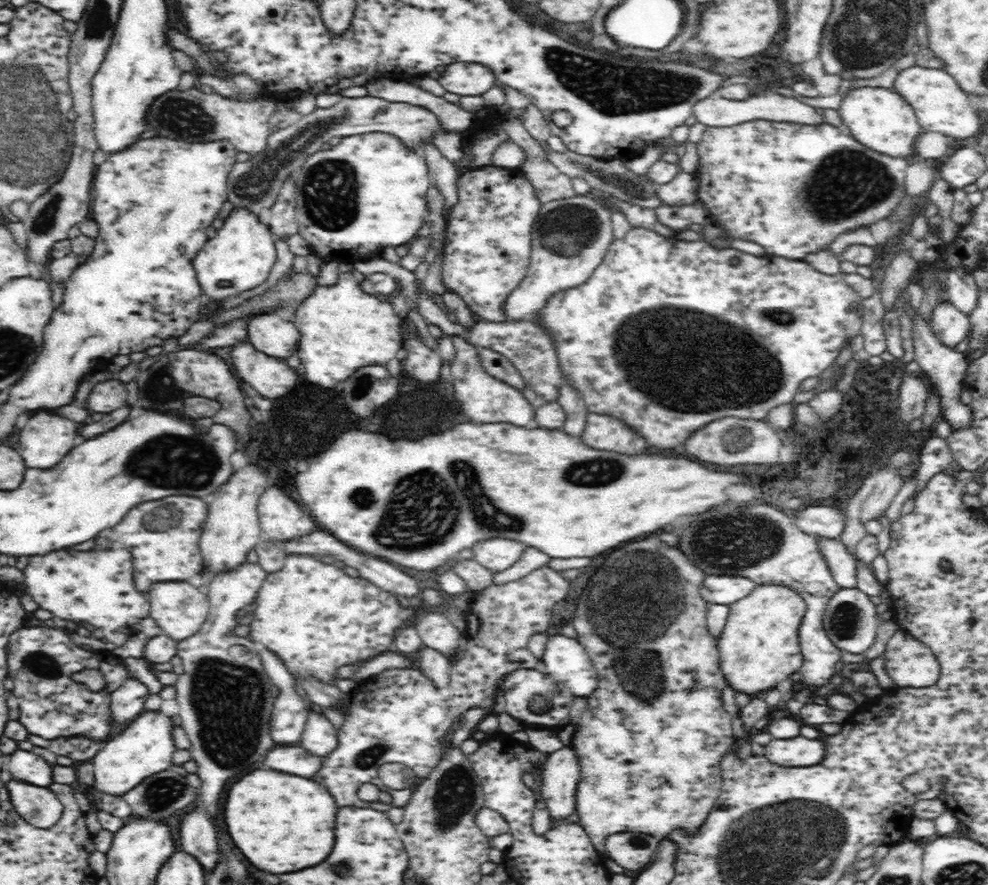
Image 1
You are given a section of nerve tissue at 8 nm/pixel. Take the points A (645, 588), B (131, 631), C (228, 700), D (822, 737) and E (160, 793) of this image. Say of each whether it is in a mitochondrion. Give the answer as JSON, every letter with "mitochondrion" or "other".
{"A":"mitochondrion","B":"other","C":"mitochondrion","D":"other","E":"mitochondrion"}

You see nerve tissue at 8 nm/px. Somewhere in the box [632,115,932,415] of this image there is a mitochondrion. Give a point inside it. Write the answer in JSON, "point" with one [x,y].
{"point":[846,184]}

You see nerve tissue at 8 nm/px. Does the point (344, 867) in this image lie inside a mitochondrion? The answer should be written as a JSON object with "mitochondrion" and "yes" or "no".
{"mitochondrion":"yes"}

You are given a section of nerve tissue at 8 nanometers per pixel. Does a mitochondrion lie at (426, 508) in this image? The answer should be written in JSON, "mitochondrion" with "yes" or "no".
{"mitochondrion":"yes"}

